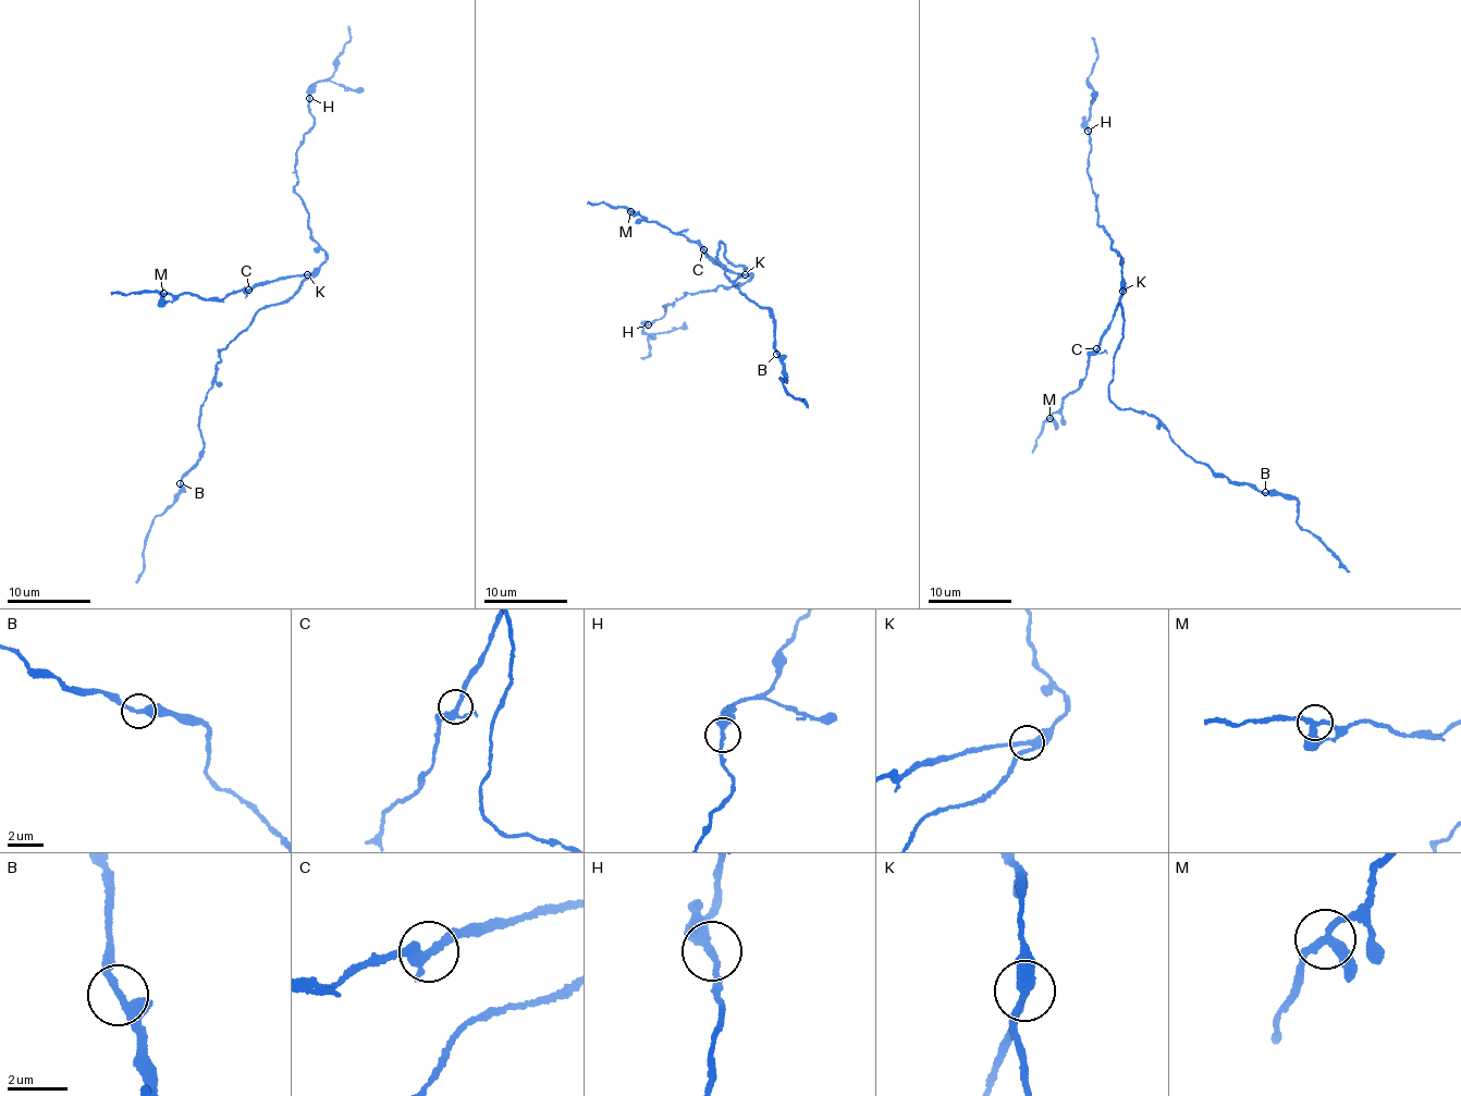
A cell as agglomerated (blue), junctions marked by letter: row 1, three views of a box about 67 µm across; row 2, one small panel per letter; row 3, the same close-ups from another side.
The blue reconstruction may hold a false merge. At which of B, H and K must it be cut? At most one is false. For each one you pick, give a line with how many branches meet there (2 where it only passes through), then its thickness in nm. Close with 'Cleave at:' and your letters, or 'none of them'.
K: 3 | 280 nm
Cleave at: K

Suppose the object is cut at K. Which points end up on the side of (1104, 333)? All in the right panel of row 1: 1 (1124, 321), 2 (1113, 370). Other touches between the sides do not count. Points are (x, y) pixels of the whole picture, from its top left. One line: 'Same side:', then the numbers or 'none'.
Same side: none

